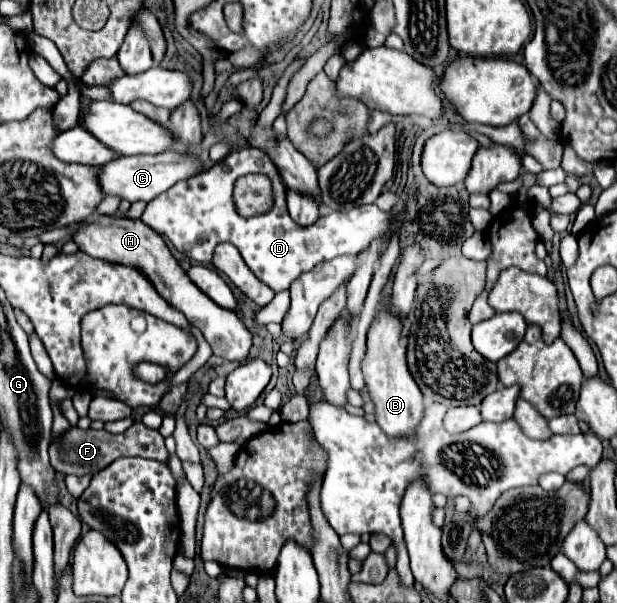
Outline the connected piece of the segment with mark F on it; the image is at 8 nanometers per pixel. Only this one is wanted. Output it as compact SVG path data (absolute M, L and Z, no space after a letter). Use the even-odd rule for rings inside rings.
M135 422L123 434L111 434L107 430L93 430L93 428L81 430L77 426L73 426L69 432L65 432L63 436L59 436L57 440L51 442L49 456L51 456L51 466L55 468L55 472L75 474L75 476L97 474L99 470L103 470L105 466L109 466L113 460L117 460L121 456L155 458L159 462L167 462L167 458L169 458L163 436L159 434L159 430L147 428L143 422Z

